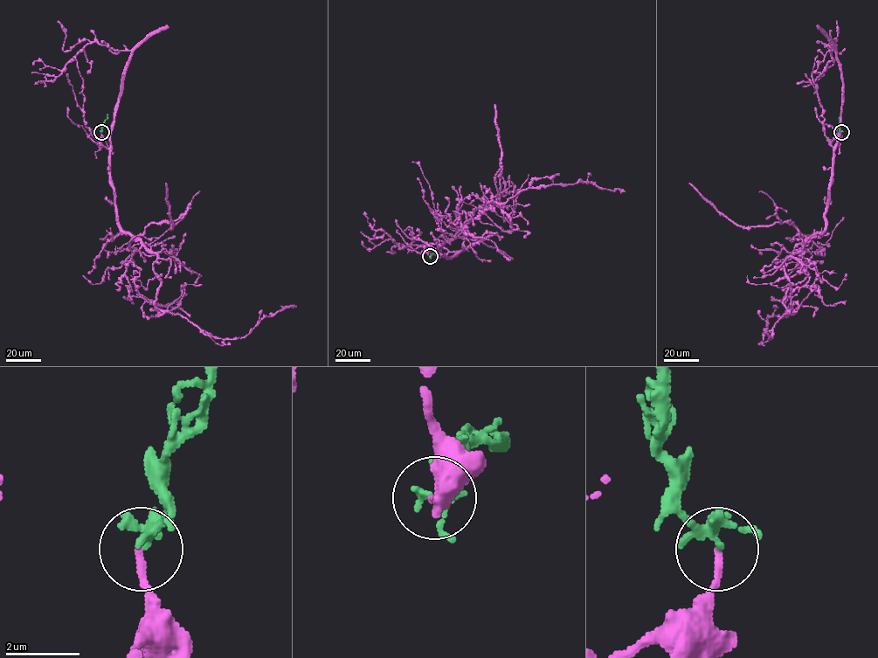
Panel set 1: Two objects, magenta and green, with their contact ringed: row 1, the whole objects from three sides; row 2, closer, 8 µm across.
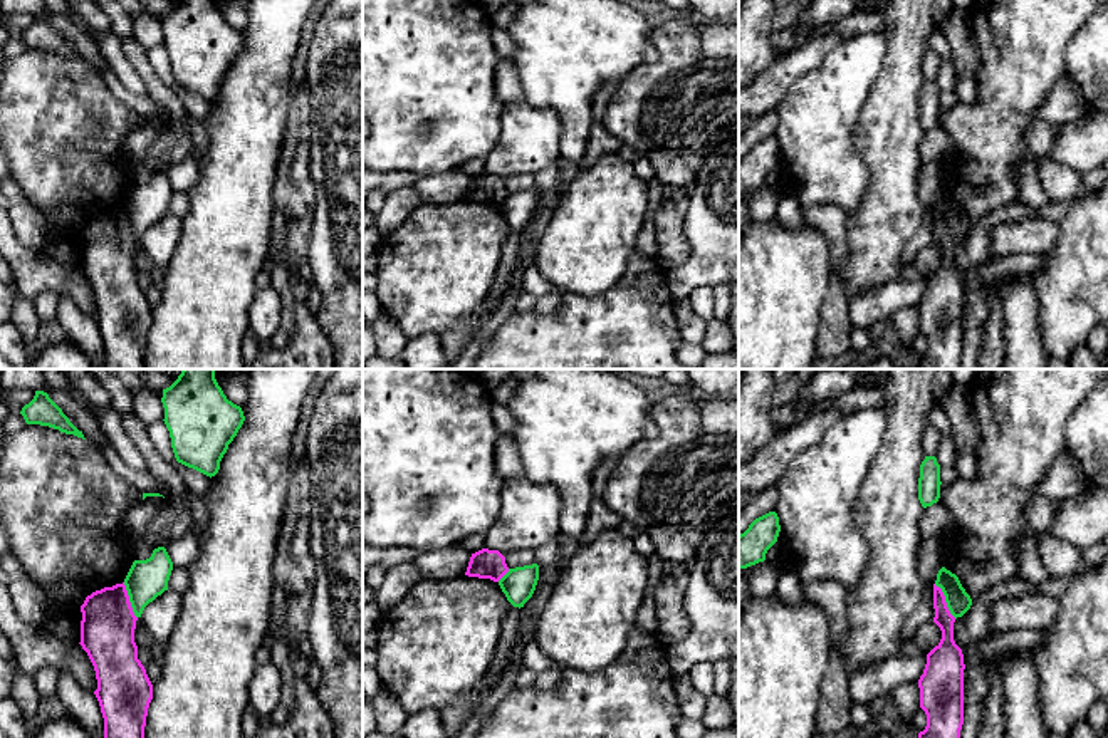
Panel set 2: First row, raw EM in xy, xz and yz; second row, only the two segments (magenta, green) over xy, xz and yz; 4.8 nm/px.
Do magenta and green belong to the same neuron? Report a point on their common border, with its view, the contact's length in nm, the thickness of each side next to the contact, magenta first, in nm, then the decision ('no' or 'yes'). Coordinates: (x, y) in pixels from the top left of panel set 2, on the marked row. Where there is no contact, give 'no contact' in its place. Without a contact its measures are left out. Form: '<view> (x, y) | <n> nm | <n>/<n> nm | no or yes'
yz (944, 601) | 200 nm | 120/110 nm | no

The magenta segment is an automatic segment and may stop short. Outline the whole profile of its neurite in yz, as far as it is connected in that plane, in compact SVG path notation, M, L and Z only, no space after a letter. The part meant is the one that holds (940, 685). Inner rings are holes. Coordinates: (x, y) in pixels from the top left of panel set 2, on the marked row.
M933 584L933 622L942 631L940 642L927 654L923 674L918 679L920 708L927 726L918 738L960 738L964 725L964 654L954 641L955 617L945 595Z

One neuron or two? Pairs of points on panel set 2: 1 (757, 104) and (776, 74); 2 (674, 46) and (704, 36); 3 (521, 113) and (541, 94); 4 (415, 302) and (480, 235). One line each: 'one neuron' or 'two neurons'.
1: one neuron
2: one neuron
3: two neurons
4: one neuron

